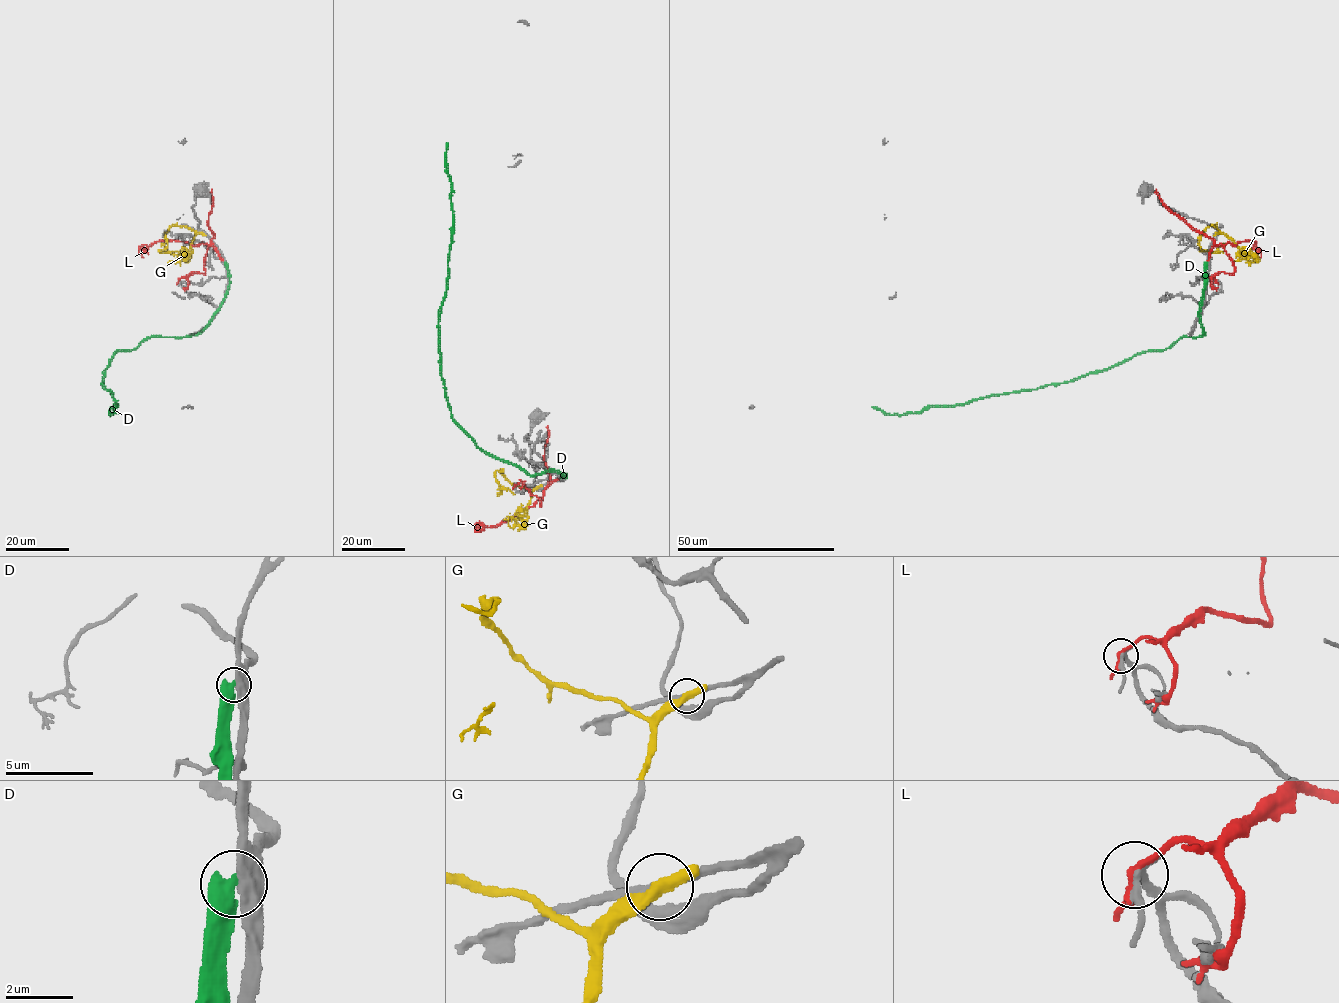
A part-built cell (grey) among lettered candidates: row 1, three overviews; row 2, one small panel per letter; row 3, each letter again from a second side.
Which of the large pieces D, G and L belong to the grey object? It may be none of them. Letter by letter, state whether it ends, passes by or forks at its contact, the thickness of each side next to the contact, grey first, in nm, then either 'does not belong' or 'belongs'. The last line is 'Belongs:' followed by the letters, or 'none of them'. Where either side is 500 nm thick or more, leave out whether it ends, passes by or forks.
D: 440/550 nm | does not belong
G: it passes by | 240/400 nm | does not belong
L: it passes by | 260/240 nm | does not belong
Belongs: none of them

